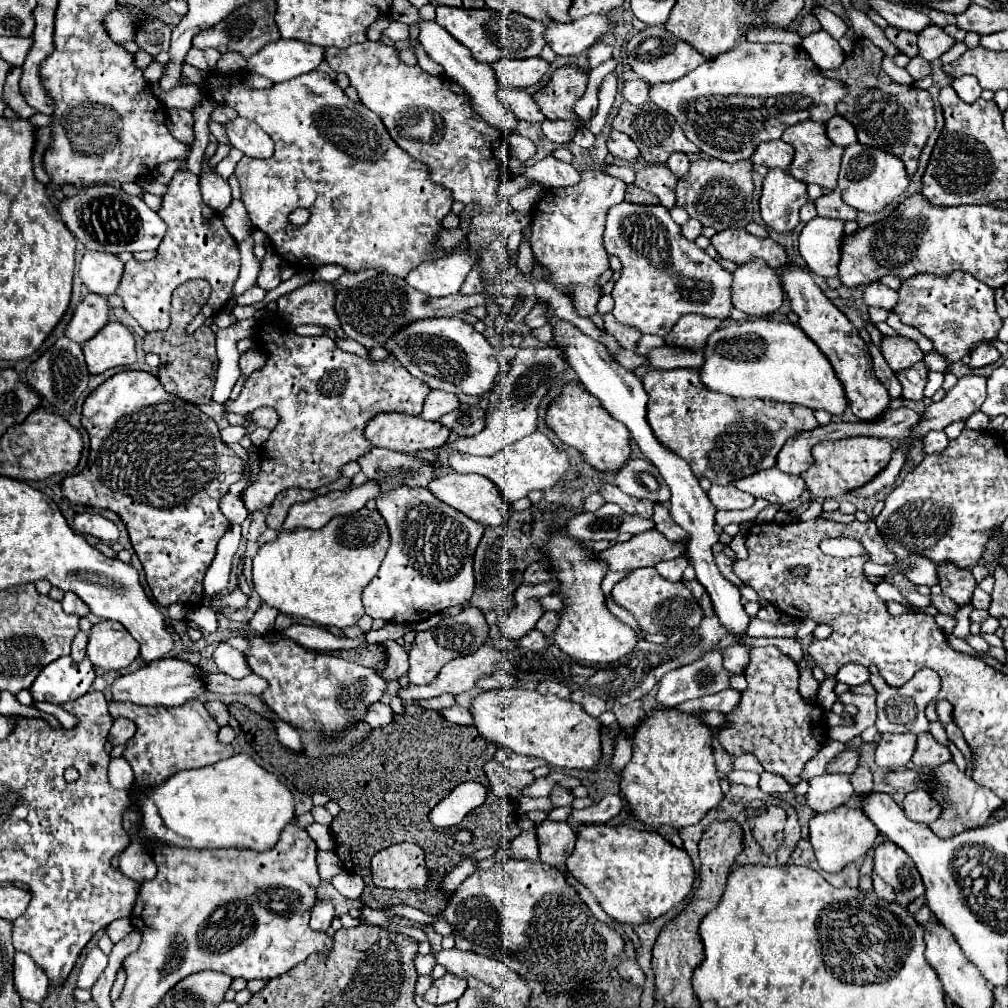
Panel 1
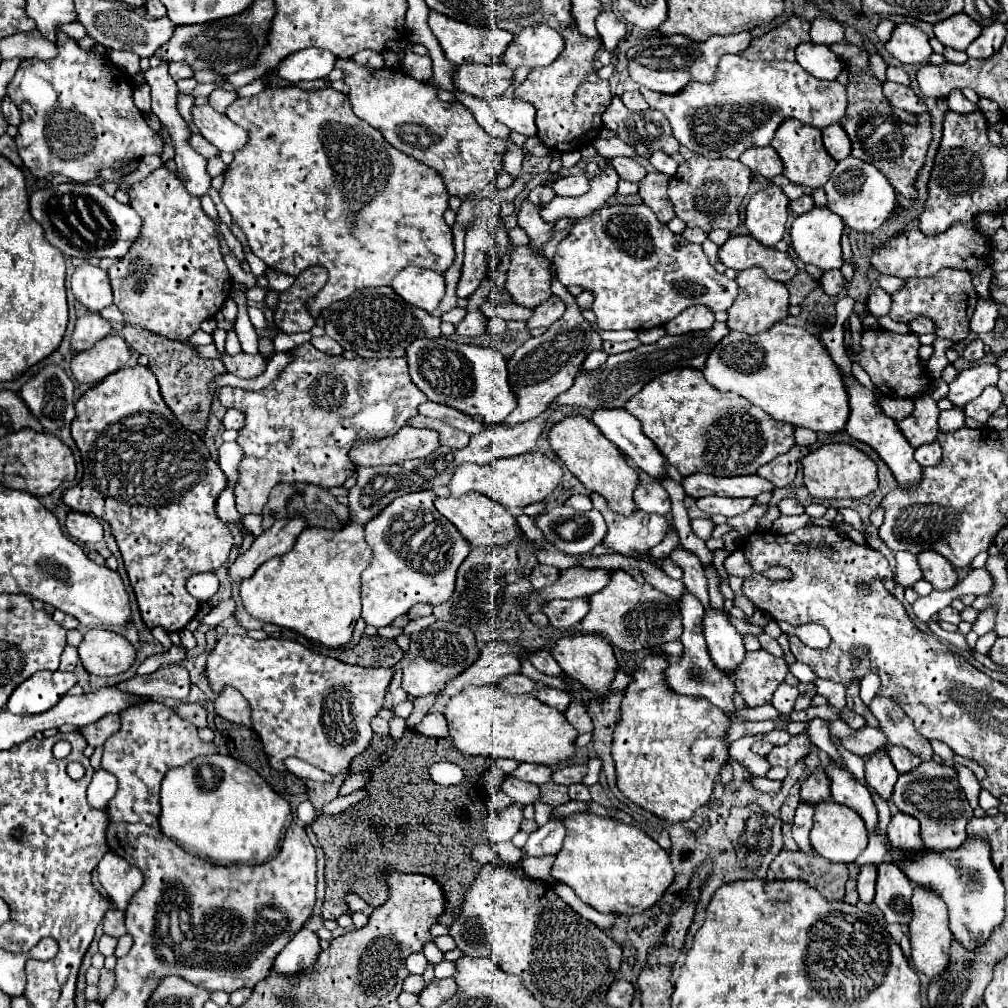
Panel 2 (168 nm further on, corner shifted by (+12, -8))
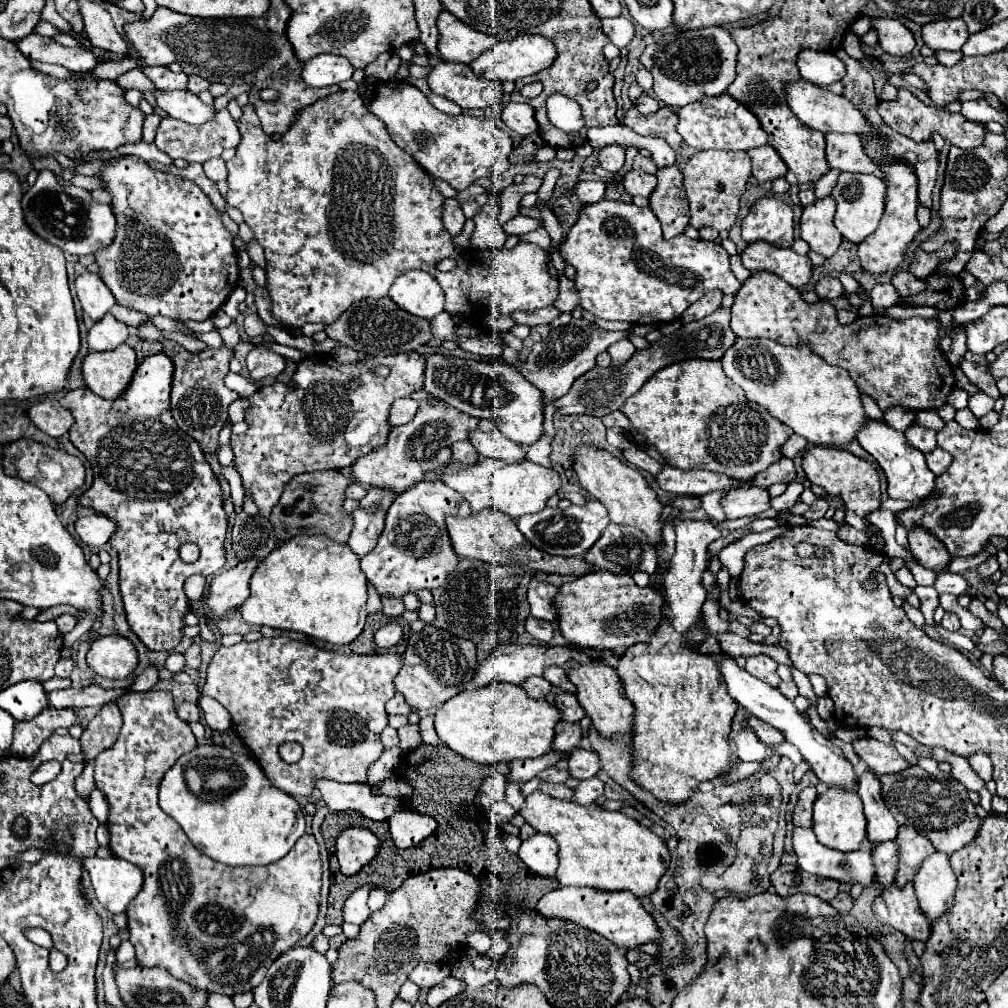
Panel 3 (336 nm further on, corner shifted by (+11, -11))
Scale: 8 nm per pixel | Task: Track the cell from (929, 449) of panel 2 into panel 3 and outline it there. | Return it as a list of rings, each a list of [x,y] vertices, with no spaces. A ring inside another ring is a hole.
[[[941,447],[929,451],[925,457],[927,457],[927,465],[929,465],[929,469],[931,469],[935,475],[945,473],[947,467],[951,465],[951,455],[949,455],[945,449],[941,449]]]

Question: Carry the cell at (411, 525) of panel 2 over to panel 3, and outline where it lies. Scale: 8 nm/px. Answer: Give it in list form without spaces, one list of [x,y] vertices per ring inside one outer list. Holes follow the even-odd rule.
[[[421,481],[393,501],[377,547],[361,559],[361,571],[381,595],[403,597],[407,591],[431,591],[445,583],[459,561],[457,555],[453,555],[453,547],[449,547],[445,515],[455,515],[461,501],[463,495],[443,481]]]

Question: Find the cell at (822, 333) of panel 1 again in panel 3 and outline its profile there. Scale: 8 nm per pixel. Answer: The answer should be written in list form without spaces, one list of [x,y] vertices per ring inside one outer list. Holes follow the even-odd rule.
[[[869,421],[869,427],[865,427],[865,431],[861,431],[861,435],[857,435],[857,441],[869,455],[875,457],[875,461],[885,471],[887,493],[889,493],[891,499],[915,501],[915,499],[927,497],[929,491],[933,491],[933,487],[935,487],[935,473],[927,467],[925,455],[921,451],[917,451],[915,447],[911,447],[903,433],[891,429],[887,423]]]

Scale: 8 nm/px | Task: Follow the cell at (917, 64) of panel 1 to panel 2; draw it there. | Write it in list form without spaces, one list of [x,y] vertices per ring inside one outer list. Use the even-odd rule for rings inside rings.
[[[884,82],[884,96],[894,108],[900,108],[900,110],[906,110],[912,114],[928,112],[926,104],[918,100],[918,96],[914,94],[912,88],[906,88],[906,86],[900,86],[894,82]]]

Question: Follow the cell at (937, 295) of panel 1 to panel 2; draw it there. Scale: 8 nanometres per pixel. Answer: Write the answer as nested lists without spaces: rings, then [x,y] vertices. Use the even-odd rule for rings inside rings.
[[[940,270],[928,278],[908,278],[906,284],[892,294],[892,308],[888,316],[896,322],[910,324],[914,320],[930,318],[934,322],[936,338],[948,338],[952,344],[960,344],[970,336],[970,320],[976,308],[976,288],[972,284],[972,276],[960,270]]]

